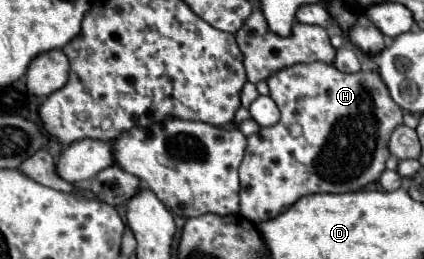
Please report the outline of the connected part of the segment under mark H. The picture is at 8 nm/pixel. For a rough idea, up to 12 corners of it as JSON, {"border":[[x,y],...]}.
{"border":[[377,69],[267,79],[241,215],[377,181],[403,123]]}

